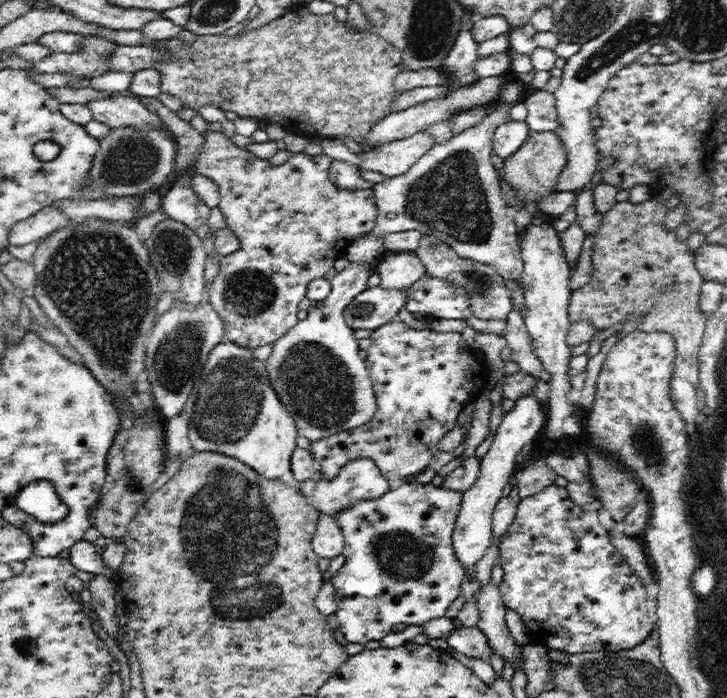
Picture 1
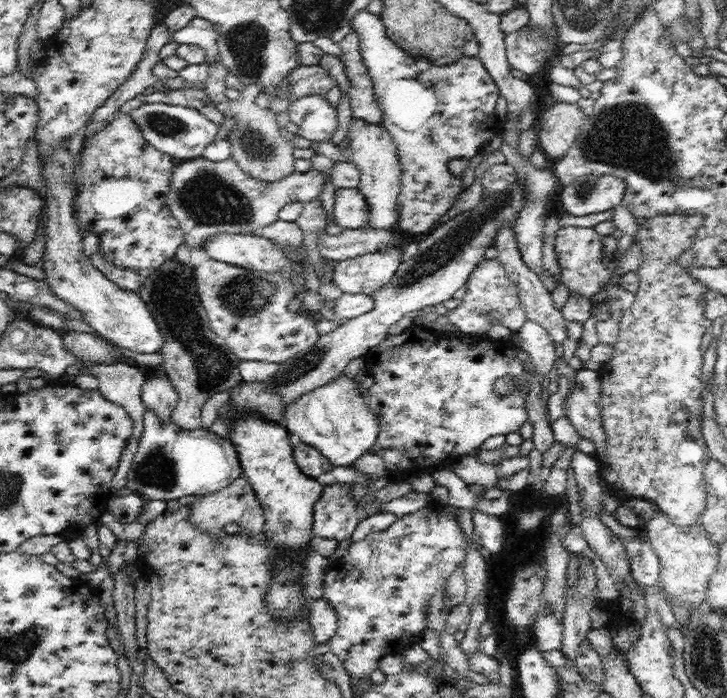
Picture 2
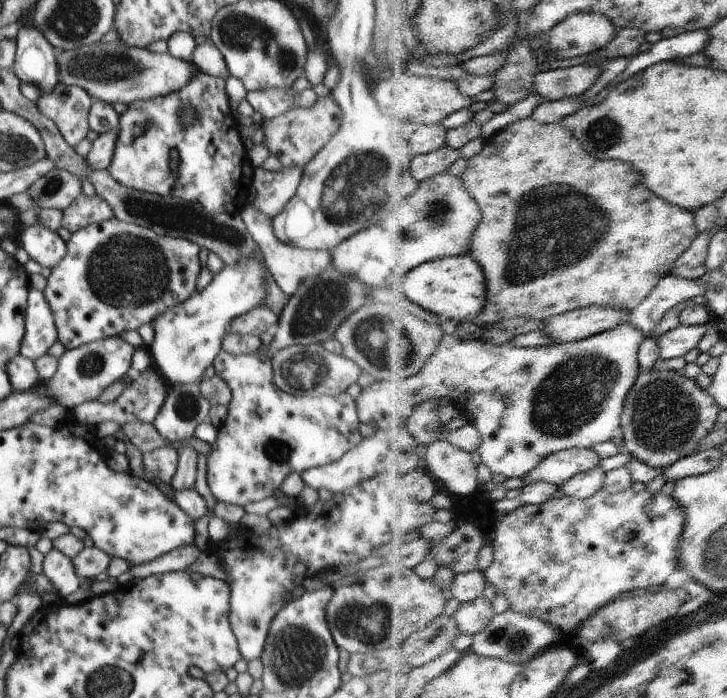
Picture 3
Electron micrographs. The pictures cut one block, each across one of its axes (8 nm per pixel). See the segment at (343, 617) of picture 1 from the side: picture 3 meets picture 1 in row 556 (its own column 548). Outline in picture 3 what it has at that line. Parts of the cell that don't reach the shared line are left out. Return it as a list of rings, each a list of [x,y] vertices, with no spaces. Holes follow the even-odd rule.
[[[634,323],[624,324],[613,331],[591,336],[579,341],[570,341],[569,343],[560,343],[557,345],[520,347],[514,342],[508,341],[501,345],[492,344],[492,342],[478,340],[466,340],[460,338],[457,333],[447,335],[444,342],[438,348],[437,353],[428,361],[428,364],[422,369],[421,373],[415,374],[407,379],[394,379],[393,381],[372,381],[365,380],[361,393],[355,398],[357,411],[360,422],[368,425],[369,430],[385,430],[393,431],[394,429],[408,428],[409,420],[416,412],[416,409],[428,401],[444,402],[454,400],[461,407],[468,409],[476,418],[476,425],[483,434],[482,446],[480,447],[480,455],[482,462],[486,463],[495,473],[504,473],[510,478],[514,476],[526,477],[534,469],[537,469],[547,458],[558,454],[564,449],[573,449],[574,447],[595,449],[602,443],[612,441],[617,435],[617,430],[623,426],[623,414],[625,413],[626,401],[632,392],[633,386],[640,378],[641,364],[639,354],[642,343],[647,336],[642,329],[639,329]]]

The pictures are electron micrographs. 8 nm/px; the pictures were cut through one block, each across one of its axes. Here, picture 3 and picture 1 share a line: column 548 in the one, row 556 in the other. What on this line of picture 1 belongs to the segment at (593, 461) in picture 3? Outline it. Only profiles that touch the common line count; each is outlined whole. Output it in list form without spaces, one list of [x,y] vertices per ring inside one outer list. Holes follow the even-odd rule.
[[[535,396],[516,401],[515,407],[509,413],[505,413],[491,447],[481,458],[477,481],[466,492],[463,492],[463,501],[455,522],[453,543],[458,558],[466,567],[476,564],[492,542],[492,516],[495,506],[502,498],[502,490],[510,482],[512,475],[518,475],[516,473],[518,454],[524,450],[524,446],[533,445],[545,426],[546,417],[542,413],[542,407]]]

